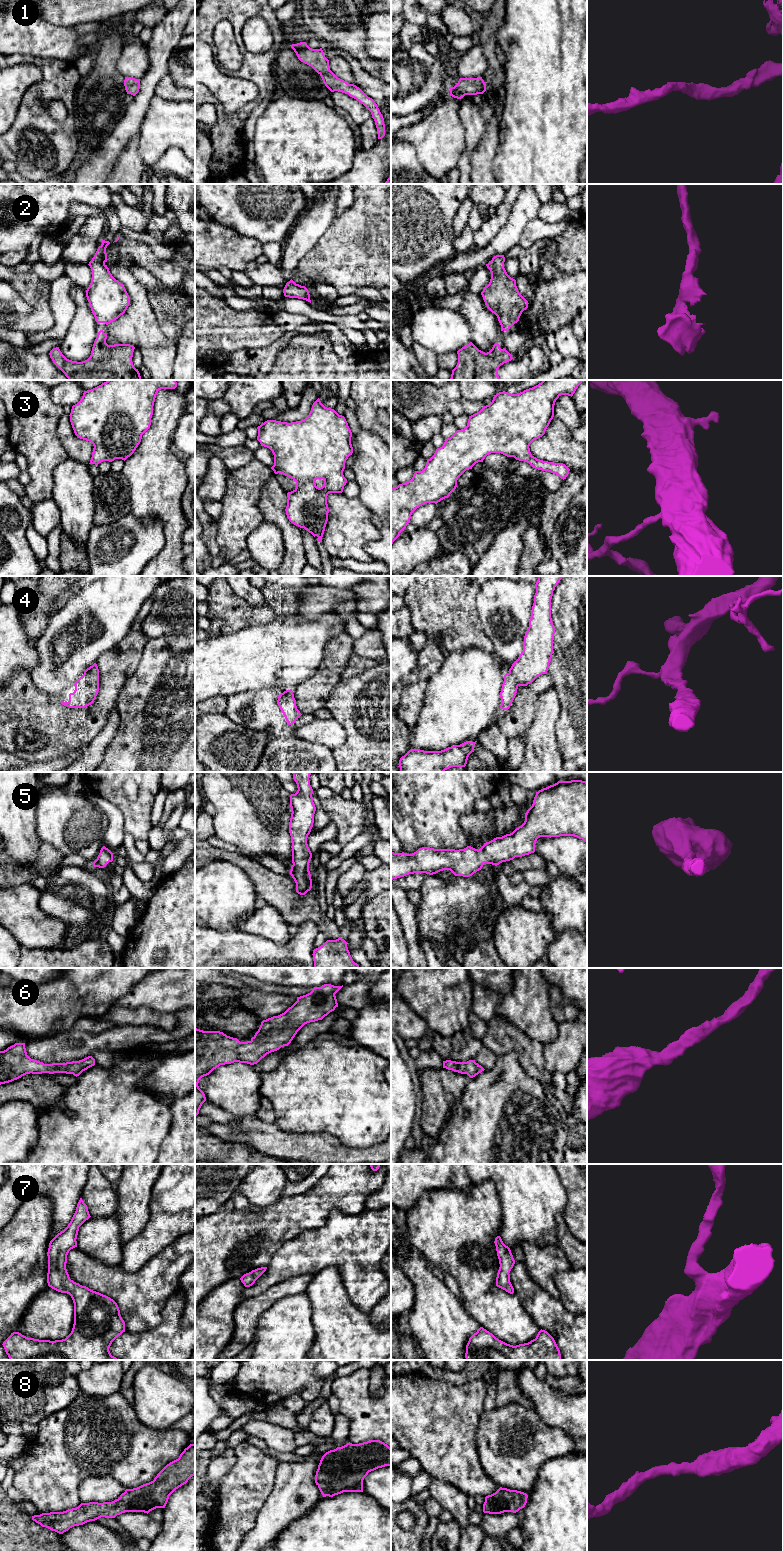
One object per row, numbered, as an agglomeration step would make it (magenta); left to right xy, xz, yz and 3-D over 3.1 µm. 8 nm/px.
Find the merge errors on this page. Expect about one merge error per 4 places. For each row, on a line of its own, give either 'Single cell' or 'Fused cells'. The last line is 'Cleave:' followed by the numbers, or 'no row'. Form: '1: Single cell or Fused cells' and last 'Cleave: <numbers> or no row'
1: Single cell
2: Single cell
3: Single cell
4: Single cell
5: Single cell
6: Single cell
7: Single cell
8: Single cell
Cleave: no row

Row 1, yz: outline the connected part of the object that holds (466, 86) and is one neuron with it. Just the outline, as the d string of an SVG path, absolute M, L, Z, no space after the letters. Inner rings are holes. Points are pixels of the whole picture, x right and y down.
M482 77L460 78L454 87L449 87L450 96L461 99L465 95L483 94L486 91L486 84Z

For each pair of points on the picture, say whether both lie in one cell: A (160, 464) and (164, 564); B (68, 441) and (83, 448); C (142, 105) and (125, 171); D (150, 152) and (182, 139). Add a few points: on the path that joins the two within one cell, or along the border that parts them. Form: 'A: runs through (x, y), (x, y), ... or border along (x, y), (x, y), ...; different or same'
A: runs through (164, 489), (164, 505), (170, 514), (170, 539); same
B: runs through (72, 444), (79, 448); same
C: border along (138, 132), (119, 154); different
D: runs through (158, 144), (163, 139), (174, 139); same

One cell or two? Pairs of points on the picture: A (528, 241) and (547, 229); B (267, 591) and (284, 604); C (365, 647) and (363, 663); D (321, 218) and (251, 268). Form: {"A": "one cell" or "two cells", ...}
{"A": "one cell", "B": "one cell", "C": "two cells", "D": "one cell"}

